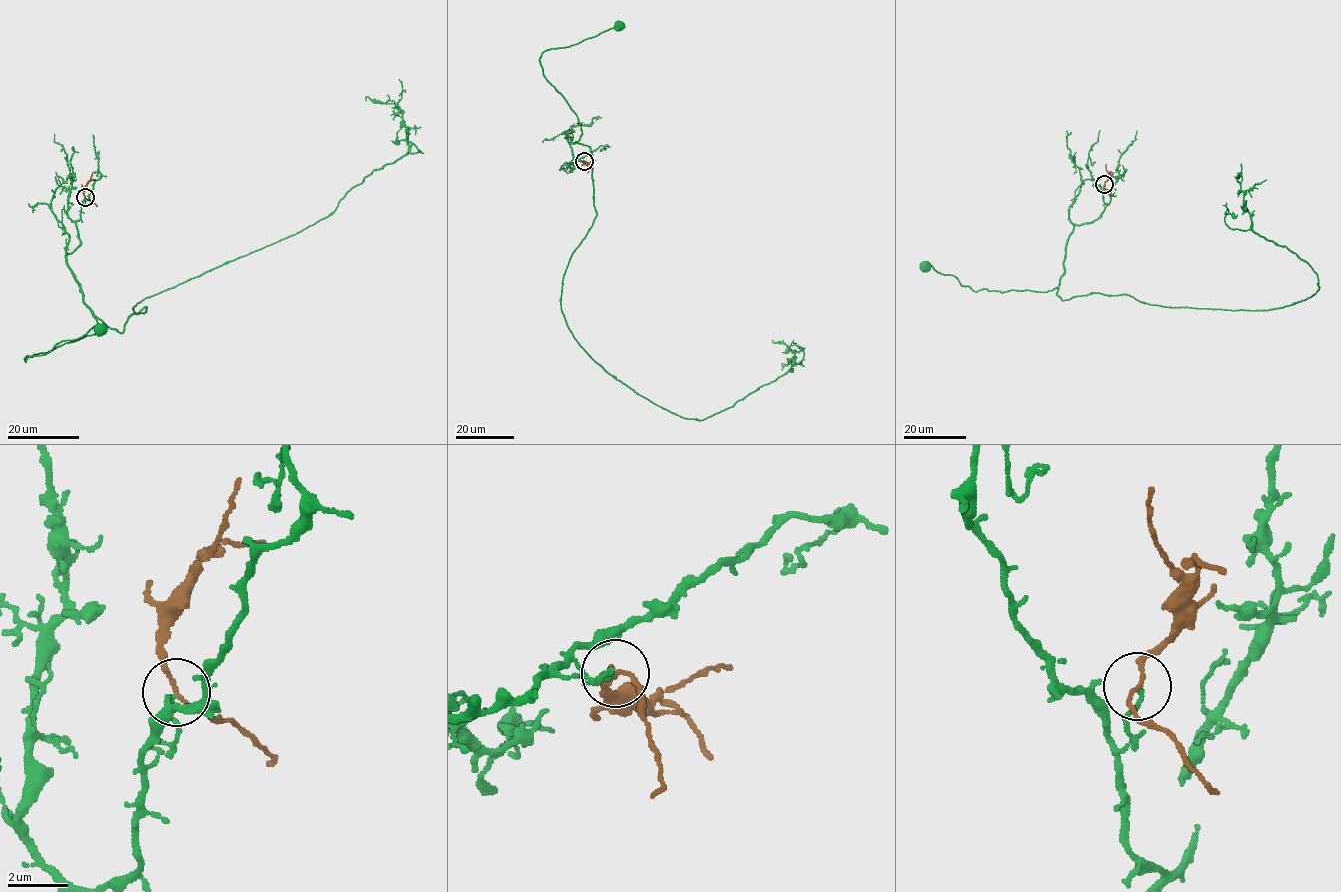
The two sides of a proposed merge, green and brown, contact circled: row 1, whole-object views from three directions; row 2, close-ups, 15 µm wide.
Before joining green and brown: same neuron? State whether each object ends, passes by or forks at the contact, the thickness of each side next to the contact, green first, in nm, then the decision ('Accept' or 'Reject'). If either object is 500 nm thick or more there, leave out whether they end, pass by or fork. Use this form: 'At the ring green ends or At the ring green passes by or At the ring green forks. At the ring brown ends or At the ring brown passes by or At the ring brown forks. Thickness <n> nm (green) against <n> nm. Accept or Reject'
At the ring green ends. At the ring brown passes by. Thickness 140 nm (green) against 120 nm. Reject

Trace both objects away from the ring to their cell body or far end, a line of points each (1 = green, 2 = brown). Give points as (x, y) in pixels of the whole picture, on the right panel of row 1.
1: (1104, 185), (1103, 212), (1074, 226), (1063, 276), (1051, 290), (973, 290), (929, 264), (923, 266)
2: (1104, 184), (1109, 173), (1106, 164)

